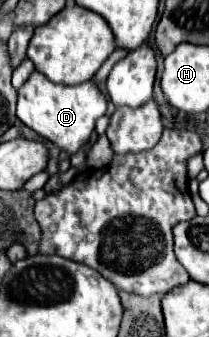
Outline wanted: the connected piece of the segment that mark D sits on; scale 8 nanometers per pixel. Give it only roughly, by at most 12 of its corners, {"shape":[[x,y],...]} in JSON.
{"shape":[[32,71],[18,119],[74,155],[106,115],[94,81],[54,85]]}

